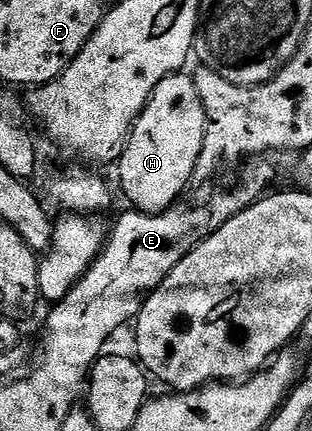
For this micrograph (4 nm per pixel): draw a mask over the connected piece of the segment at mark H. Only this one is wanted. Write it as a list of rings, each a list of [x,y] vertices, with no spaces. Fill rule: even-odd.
[[[185,72],[169,74],[149,97],[144,112],[138,116],[137,123],[133,125],[127,148],[121,153],[115,166],[118,176],[121,177],[121,190],[129,201],[128,205],[132,209],[142,210],[148,214],[162,214],[163,211],[178,205],[180,198],[177,197],[188,188],[193,173],[198,173],[197,161],[201,155],[204,139],[205,106],[201,103],[192,77]]]

